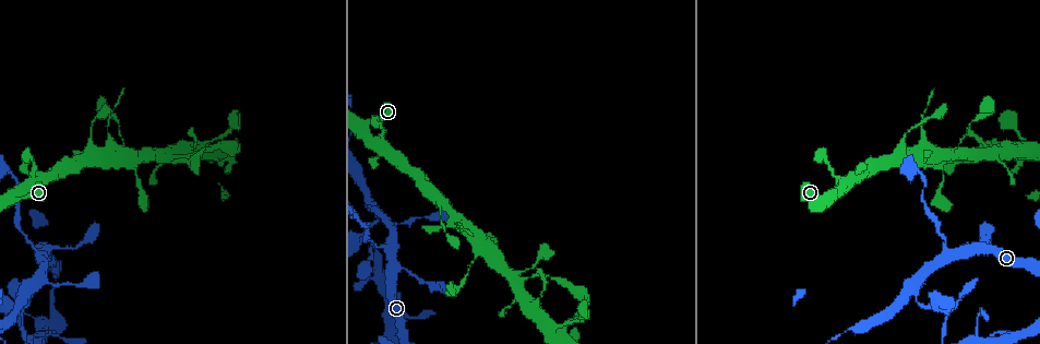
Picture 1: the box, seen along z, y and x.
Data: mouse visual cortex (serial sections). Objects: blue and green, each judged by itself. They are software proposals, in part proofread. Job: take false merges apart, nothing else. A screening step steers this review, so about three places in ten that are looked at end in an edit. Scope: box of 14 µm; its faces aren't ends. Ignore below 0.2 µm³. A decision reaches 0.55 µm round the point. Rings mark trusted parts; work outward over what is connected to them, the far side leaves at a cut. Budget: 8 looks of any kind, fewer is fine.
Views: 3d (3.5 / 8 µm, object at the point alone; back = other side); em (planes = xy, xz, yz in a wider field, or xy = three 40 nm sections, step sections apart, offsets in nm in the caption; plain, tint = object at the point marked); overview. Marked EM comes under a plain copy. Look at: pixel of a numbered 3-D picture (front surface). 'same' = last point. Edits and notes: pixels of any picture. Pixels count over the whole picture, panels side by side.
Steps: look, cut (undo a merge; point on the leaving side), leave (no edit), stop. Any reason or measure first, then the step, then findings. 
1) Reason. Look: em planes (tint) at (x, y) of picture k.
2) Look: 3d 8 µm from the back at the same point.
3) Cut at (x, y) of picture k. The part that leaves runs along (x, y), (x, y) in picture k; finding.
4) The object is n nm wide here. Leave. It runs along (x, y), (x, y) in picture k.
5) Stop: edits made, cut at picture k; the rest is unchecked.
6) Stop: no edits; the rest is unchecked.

Look: 3d 3.5 µm at (386, 247) of picture 1.

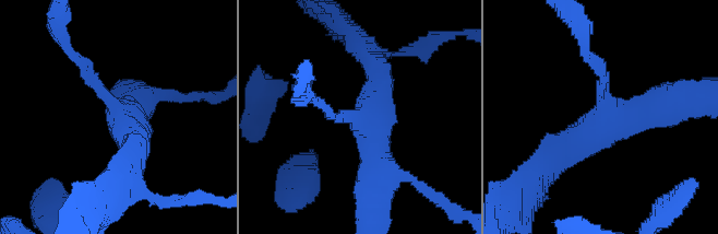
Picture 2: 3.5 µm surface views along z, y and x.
Look: em planes (tint) at (608, 108) of picture 2.

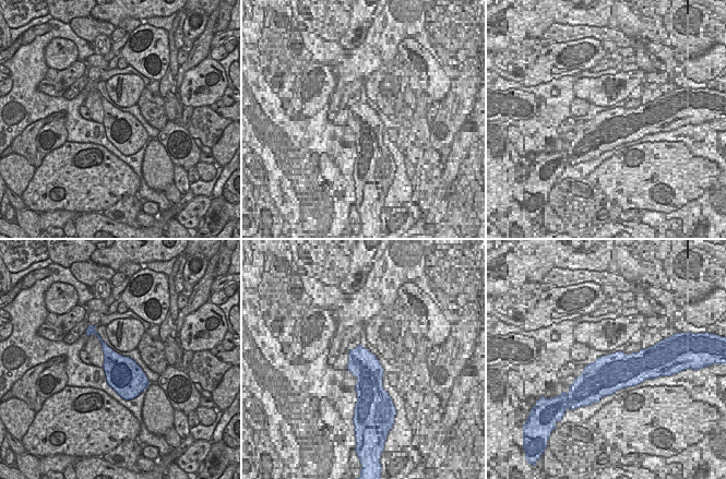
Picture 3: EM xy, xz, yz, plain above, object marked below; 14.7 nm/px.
Leave. Continuous, no second cell.

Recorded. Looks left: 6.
Three-way junction. Look: 3d 3.5 µm at (924, 175) of picture 1.

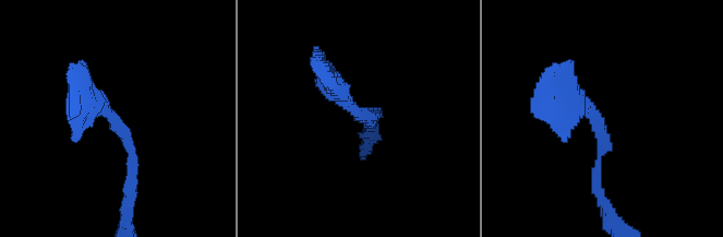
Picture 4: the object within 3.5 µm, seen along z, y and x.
3 arms meet here; the arms are 150, 250, 300 nm wide; shape alone is not enough. Look: em xy step 5 (tint) at (355, 112) of picture 4.

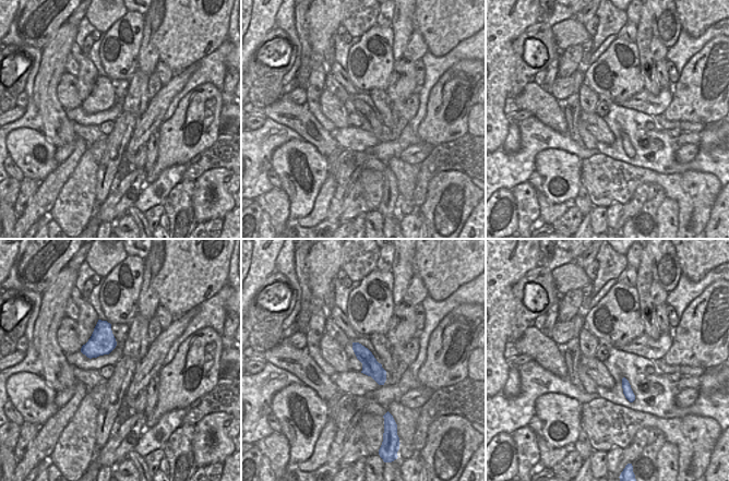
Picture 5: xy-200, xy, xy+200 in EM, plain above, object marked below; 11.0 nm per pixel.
Leave. It runs along (132, 180), (122, 130), (72, 93) in picture 4; all the same cell.

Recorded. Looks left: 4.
Three arms meet. Look: 3d 8 µm at (377, 210) of picture 1.

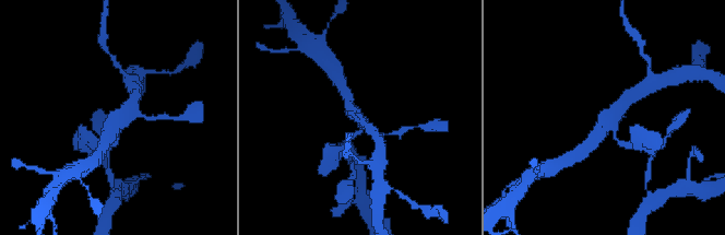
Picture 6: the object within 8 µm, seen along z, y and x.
3 arms meet here; the arms are 150, 350, 400 nm wide. Look: em xy step 1 (tint) at (605, 126) of picture 6.

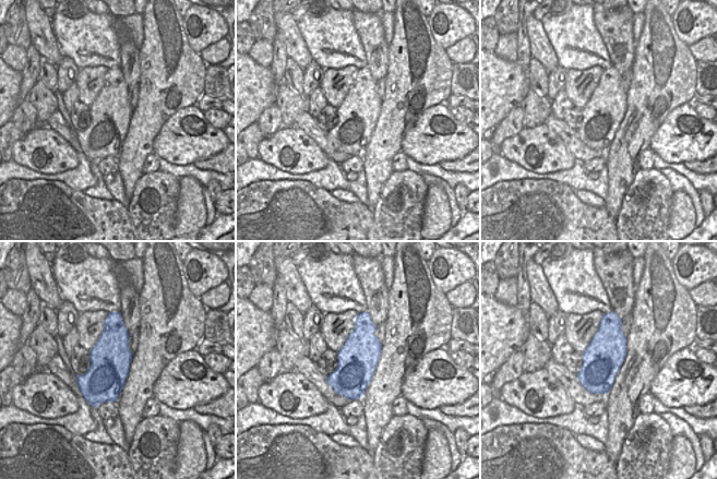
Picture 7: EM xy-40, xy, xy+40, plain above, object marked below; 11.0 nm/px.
Leave. It runs along (624, 103), (598, 137), (587, 147) in picture 6; one cell here.

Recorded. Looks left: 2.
Stop: no edits; the rest is unchecked.

